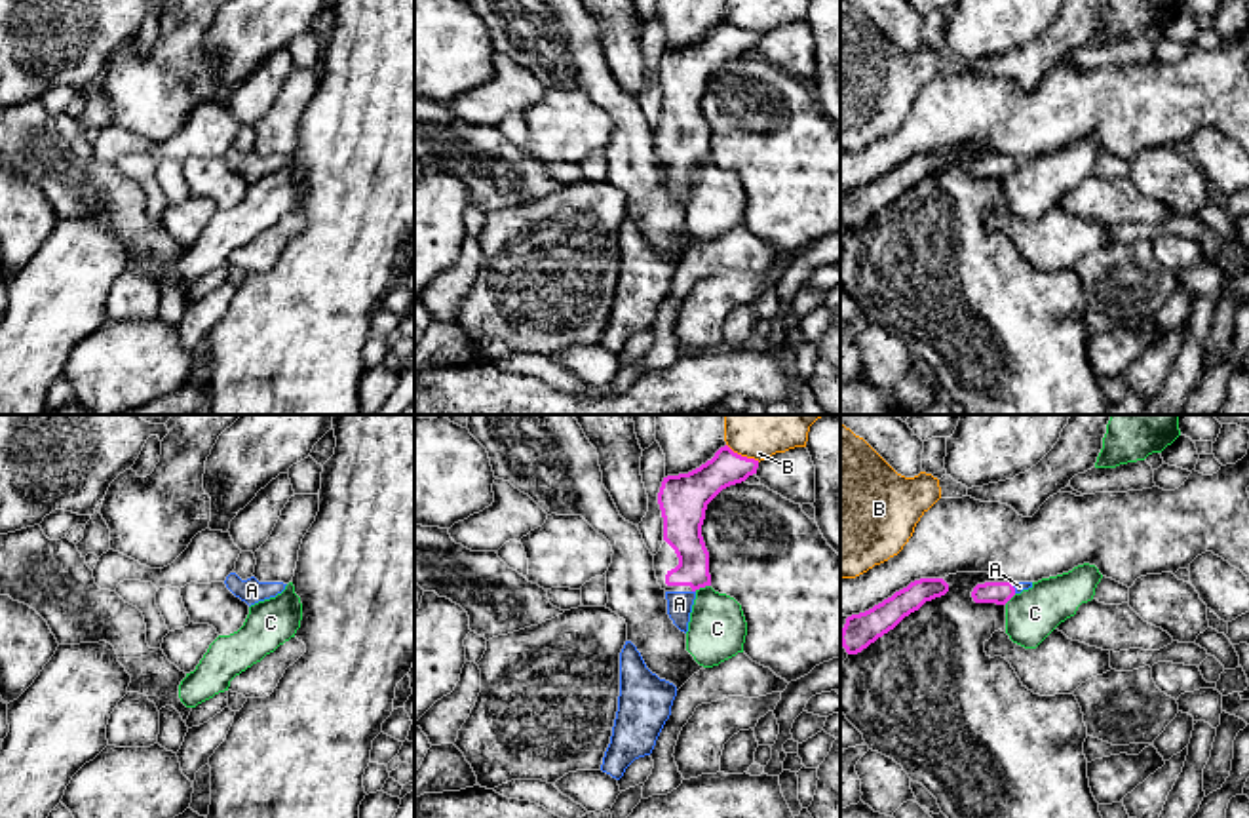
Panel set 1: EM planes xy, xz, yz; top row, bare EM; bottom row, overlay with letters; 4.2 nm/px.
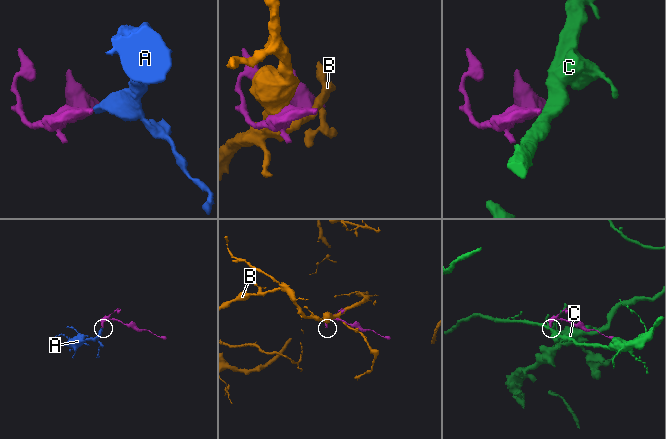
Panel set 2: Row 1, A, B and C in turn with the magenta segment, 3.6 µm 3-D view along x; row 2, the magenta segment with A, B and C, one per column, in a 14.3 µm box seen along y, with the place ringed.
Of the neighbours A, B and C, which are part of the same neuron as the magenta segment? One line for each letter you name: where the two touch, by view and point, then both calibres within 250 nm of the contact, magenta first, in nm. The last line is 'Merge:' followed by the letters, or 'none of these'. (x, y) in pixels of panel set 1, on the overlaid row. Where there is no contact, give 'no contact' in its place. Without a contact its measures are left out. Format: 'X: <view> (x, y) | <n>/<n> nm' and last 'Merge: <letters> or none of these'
A: yz (1014, 588) | 100/50 nm
Merge: A

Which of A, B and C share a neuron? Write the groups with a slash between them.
A / B / C

